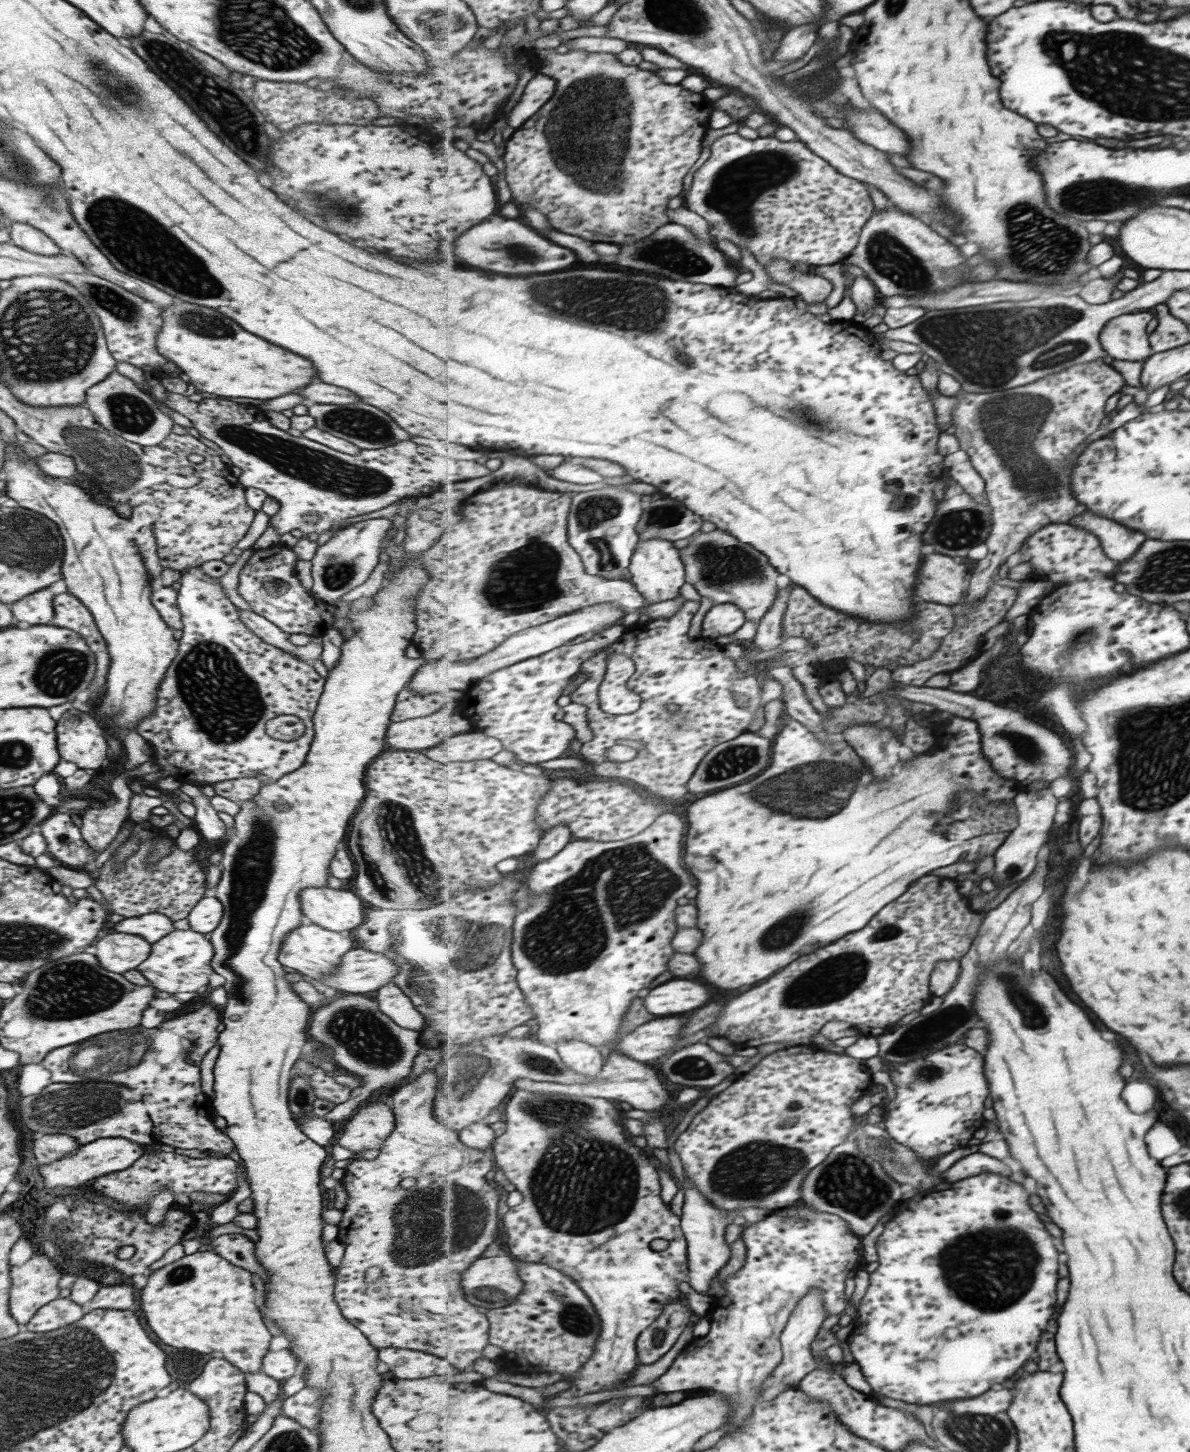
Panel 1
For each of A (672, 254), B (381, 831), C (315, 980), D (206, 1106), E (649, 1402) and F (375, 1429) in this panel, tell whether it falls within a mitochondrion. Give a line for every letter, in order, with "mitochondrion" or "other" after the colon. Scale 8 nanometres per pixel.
A: mitochondrion
B: mitochondrion
C: other
D: other
E: other
F: other

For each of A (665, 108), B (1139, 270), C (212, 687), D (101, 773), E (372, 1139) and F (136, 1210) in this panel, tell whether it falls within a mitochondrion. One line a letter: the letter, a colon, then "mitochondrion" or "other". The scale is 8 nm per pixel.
A: other
B: other
C: mitochondrion
D: other
E: other
F: other

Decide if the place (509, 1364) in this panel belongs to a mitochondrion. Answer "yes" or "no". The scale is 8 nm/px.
no

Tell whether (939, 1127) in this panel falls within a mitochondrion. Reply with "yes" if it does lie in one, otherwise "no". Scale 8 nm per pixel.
no

